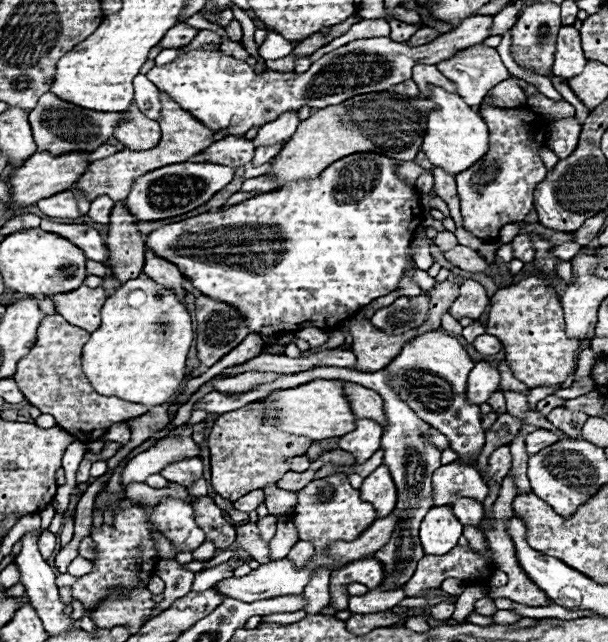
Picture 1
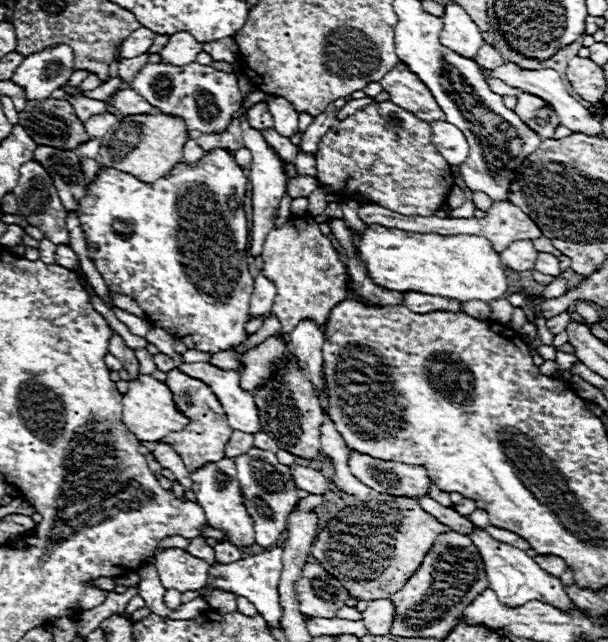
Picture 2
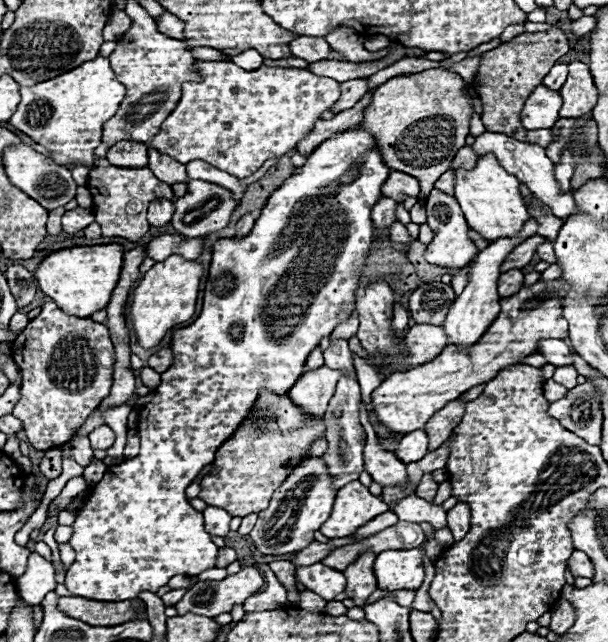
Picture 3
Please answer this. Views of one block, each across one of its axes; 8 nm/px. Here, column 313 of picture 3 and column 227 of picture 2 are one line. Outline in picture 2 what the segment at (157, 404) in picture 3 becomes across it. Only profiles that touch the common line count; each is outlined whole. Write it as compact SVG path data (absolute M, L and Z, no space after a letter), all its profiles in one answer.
M214 150L210 154L206 154L204 158L200 158L194 166L190 164L176 164L166 176L158 178L152 184L140 182L134 176L126 174L126 172L118 172L118 170L100 170L98 178L90 184L88 196L82 200L80 204L80 224L86 236L86 244L88 244L88 252L92 262L96 264L98 272L102 274L102 278L106 280L110 292L118 292L118 294L126 294L130 298L134 298L138 302L138 306L146 312L148 320L152 324L160 324L158 328L164 328L170 336L176 338L184 338L184 336L192 336L196 350L198 352L222 352L222 350L230 350L240 346L250 334L244 330L244 326L250 322L250 296L254 292L254 278L248 270L248 222L244 216L244 192L246 192L246 182L248 178L244 176L242 168L234 162L232 154L226 150Z

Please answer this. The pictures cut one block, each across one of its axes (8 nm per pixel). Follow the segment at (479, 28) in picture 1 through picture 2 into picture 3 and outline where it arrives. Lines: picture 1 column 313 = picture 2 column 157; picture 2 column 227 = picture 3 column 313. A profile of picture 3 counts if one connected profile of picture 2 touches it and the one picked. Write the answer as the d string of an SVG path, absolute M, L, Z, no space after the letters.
M198 60L196 66L200 82L182 84L182 98L178 106L164 120L160 132L150 142L150 146L176 158L182 164L188 164L192 160L204 160L236 178L248 178L268 158L278 158L294 150L296 144L310 134L322 112L330 110L340 98L340 82L316 76L310 70L282 66L260 66L256 70L244 70L234 62L212 60Z

